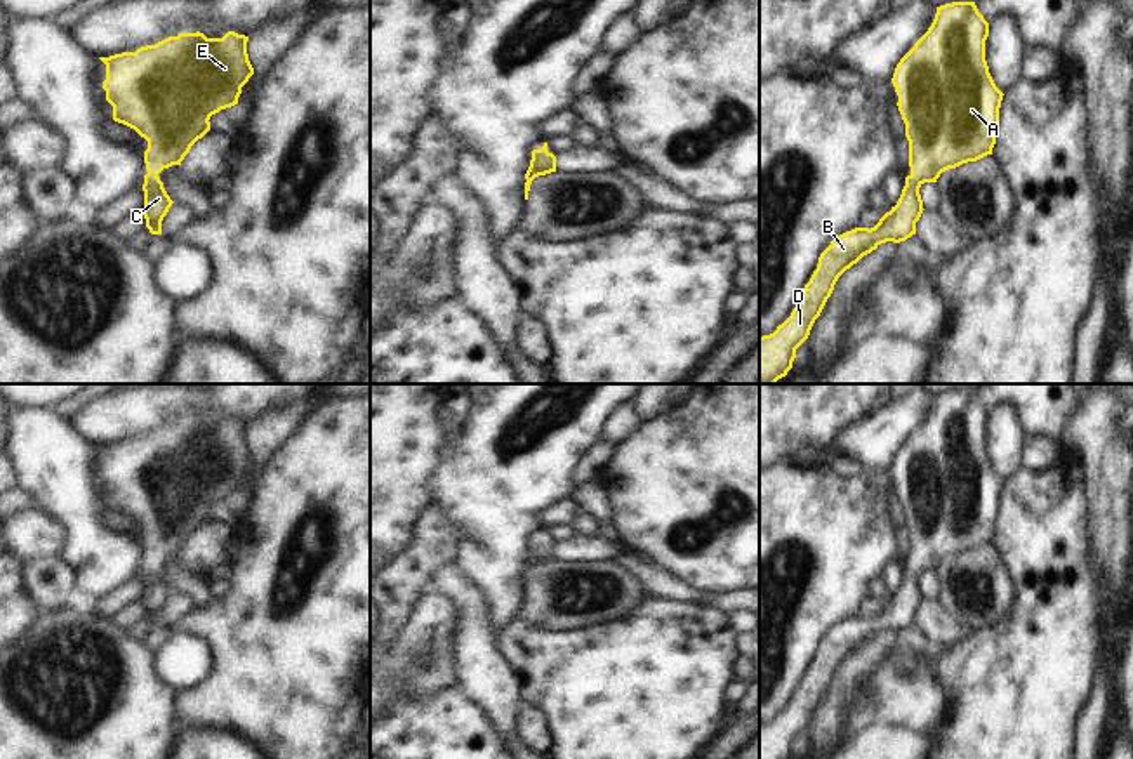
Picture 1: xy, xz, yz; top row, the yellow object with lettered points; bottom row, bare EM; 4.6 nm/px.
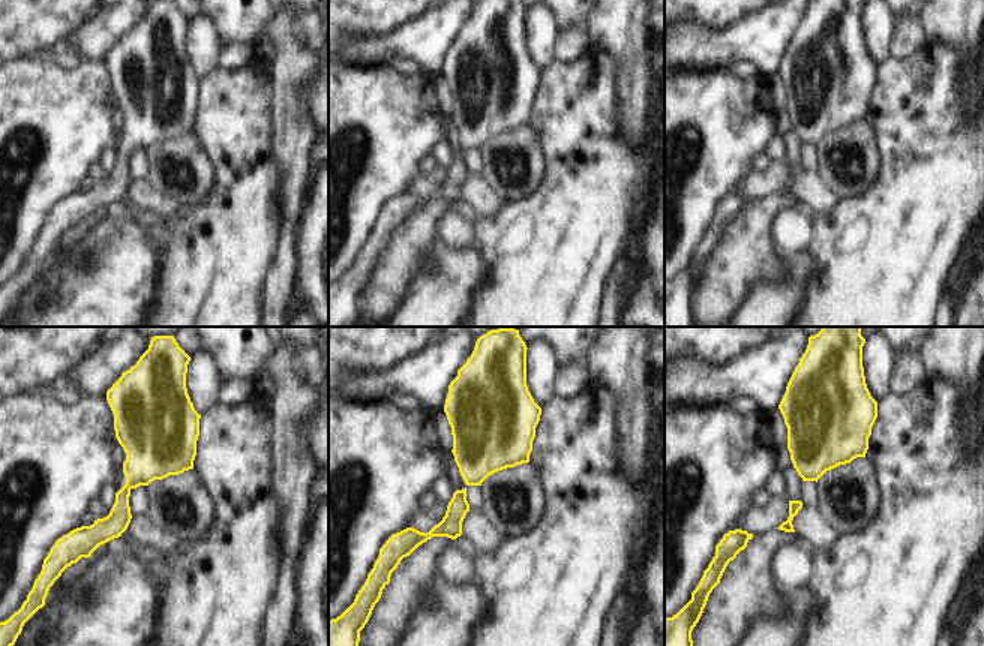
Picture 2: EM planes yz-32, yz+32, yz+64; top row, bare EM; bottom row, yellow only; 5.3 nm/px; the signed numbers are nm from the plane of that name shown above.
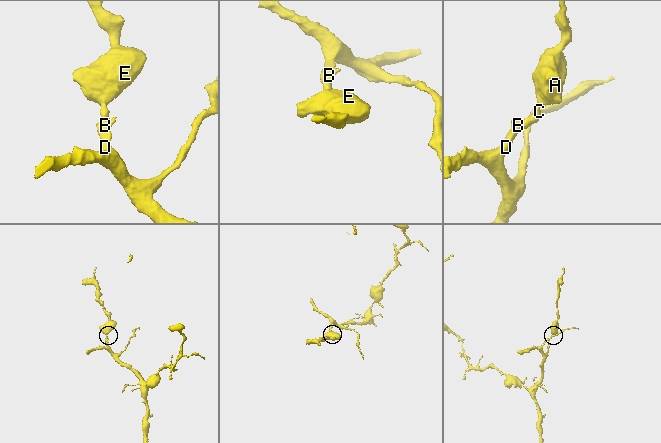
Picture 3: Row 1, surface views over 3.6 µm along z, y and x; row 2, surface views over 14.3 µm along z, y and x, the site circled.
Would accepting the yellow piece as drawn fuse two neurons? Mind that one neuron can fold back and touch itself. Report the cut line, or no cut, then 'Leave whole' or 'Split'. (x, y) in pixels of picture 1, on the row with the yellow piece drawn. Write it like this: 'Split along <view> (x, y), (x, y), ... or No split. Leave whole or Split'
No split. Leave whole.

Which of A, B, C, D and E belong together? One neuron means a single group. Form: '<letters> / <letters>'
A B C D E

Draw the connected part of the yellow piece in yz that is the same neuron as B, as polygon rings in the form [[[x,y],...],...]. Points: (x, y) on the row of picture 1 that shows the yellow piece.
[[[952,2],[937,7],[928,31],[900,59],[891,83],[898,96],[898,111],[909,141],[905,186],[895,207],[874,228],[855,228],[834,238],[820,254],[817,269],[805,285],[791,316],[770,335],[759,337],[759,384],[775,384],[792,368],[796,349],[808,339],[815,320],[831,297],[838,278],[881,243],[900,243],[916,234],[923,214],[919,188],[937,182],[942,172],[992,155],[1003,92],[996,87],[985,61],[989,23],[975,2]]]

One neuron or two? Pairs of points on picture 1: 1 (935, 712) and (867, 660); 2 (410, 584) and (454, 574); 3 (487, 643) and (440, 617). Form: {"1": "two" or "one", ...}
{"1": "two", "2": "two", "3": "two"}

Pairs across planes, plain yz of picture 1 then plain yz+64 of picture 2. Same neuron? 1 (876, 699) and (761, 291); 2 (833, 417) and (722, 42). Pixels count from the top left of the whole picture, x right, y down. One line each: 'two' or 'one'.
1: one
2: two

